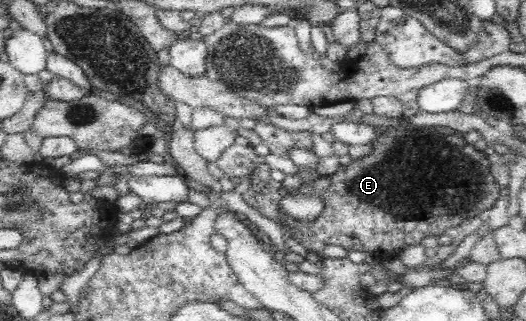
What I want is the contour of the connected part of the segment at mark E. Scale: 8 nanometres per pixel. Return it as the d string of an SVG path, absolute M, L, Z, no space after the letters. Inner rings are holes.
M438 126L427 129L413 129L401 131L405 127L389 127L380 129L372 144L370 153L362 158L353 160L349 165L341 165L339 169L328 176L320 176L307 183L302 183L294 190L282 190L284 194L299 195L299 193L312 192L323 199L325 207L317 219L307 222L293 220L284 215L279 208L277 191L259 189L259 171L253 169L250 177L249 189L242 195L243 199L253 206L263 216L274 221L276 215L283 217L284 223L292 233L292 237L308 252L323 254L329 245L340 246L343 251L365 251L381 261L396 258L399 253L411 245L421 244L428 235L441 235L444 231L455 229L463 219L471 219L482 215L491 209L499 197L500 186L491 175L490 161L487 153L477 150L470 145L463 135L449 128ZM417 167L427 167L421 175L417 175Z

